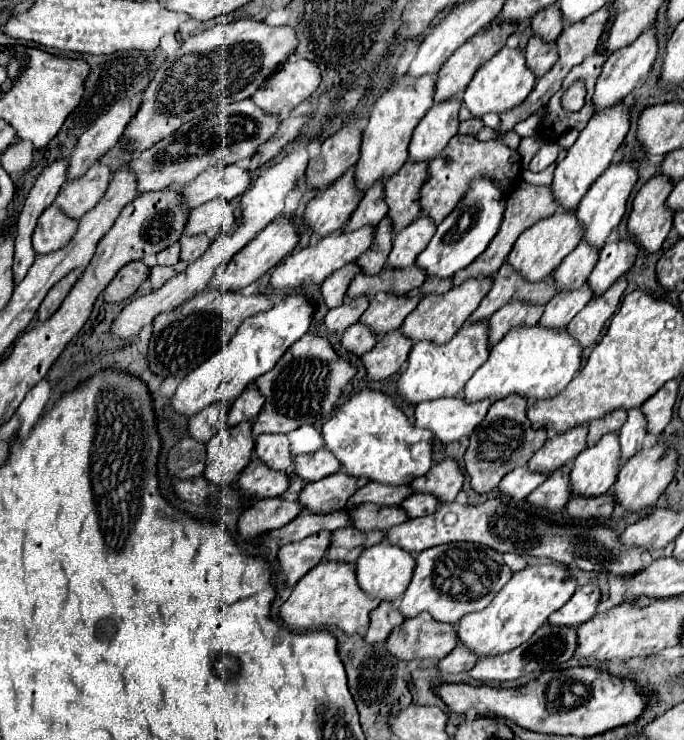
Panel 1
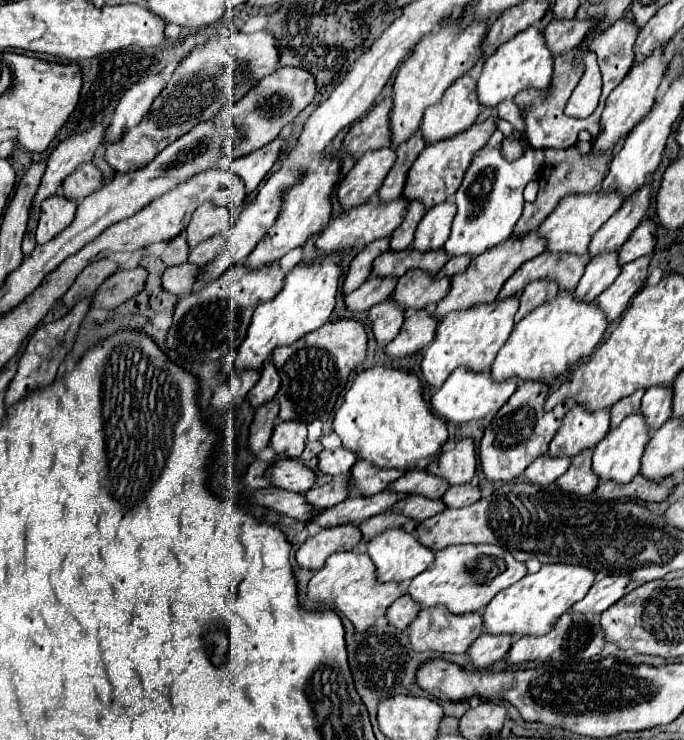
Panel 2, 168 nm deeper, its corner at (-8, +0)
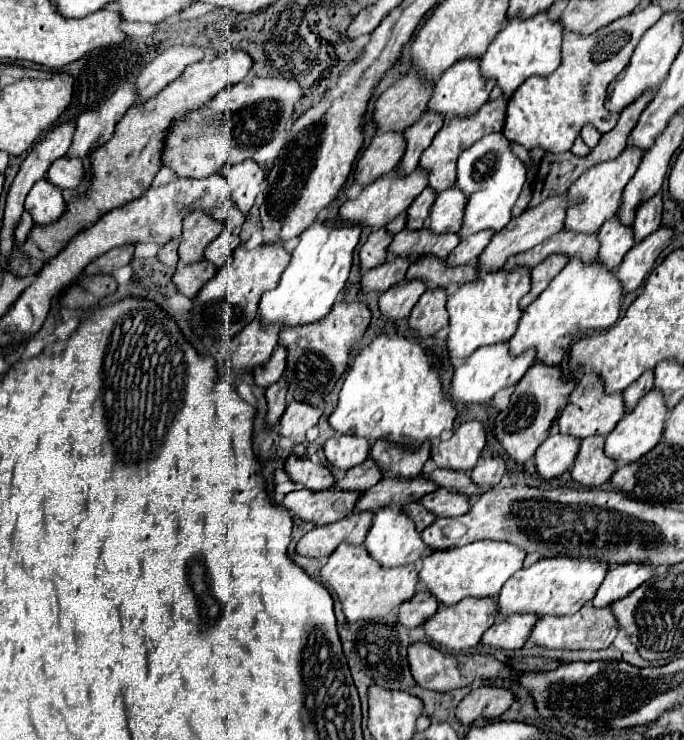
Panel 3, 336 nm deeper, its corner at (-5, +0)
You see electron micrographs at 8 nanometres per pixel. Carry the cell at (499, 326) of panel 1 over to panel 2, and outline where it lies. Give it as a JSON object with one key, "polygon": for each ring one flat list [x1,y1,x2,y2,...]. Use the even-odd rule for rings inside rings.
{"polygon":[[537,280,537,282,527,284,523,294,521,294,521,304,519,304,519,310,515,314,515,322,523,320,531,310,539,308,541,304,551,302,557,294,559,294,557,284,553,284,549,280]]}

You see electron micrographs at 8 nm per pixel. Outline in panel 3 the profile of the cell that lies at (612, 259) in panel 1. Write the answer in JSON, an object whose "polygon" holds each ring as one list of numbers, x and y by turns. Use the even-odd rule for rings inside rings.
{"polygon":[[656,194,650,200,642,202,636,210,636,220,634,220,636,242,640,242,648,234,652,234,660,226,660,218,662,218,662,196]]}

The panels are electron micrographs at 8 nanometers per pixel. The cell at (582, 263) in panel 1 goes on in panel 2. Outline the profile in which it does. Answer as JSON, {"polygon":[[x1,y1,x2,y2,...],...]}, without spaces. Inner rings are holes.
{"polygon":[[643,186,639,192,635,192,629,200,623,202,623,206,603,224,601,230,597,230,589,244,591,258,605,252,615,252,625,244,625,240,631,236,631,232,647,212,649,192,649,186]]}

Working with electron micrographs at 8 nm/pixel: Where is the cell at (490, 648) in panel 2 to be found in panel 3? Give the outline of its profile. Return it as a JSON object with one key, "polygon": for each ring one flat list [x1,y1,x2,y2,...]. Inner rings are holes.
{"polygon":[[506,616,486,630,482,642,504,650,518,650,530,638,530,628,534,628,536,620,538,616]]}

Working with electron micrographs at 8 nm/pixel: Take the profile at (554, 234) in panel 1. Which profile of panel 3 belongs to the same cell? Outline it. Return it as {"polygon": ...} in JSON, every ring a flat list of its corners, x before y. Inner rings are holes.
{"polygon":[[628,144,626,150,610,160,610,162,602,162,594,168,590,168,588,172,584,172,568,190,566,196,570,198,582,198,580,204,572,206,566,214,566,228,572,230,572,232,584,232,584,234,594,234,598,232,598,228,610,218,610,216,616,216,620,204,622,204,622,192,624,192,624,186,630,182,630,178,634,176,636,168,640,166,640,160,644,156,644,150,642,148,636,148,634,144]]}

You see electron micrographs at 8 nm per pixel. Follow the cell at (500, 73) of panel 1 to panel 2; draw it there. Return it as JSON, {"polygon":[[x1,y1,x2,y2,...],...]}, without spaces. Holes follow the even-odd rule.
{"polygon":[[531,26,525,32,517,34,513,40,505,42,493,56,489,56,483,64,483,72,477,82,479,102,487,108,497,108,505,100,513,100,521,90,547,90,553,76,553,58,545,46,543,34]]}

